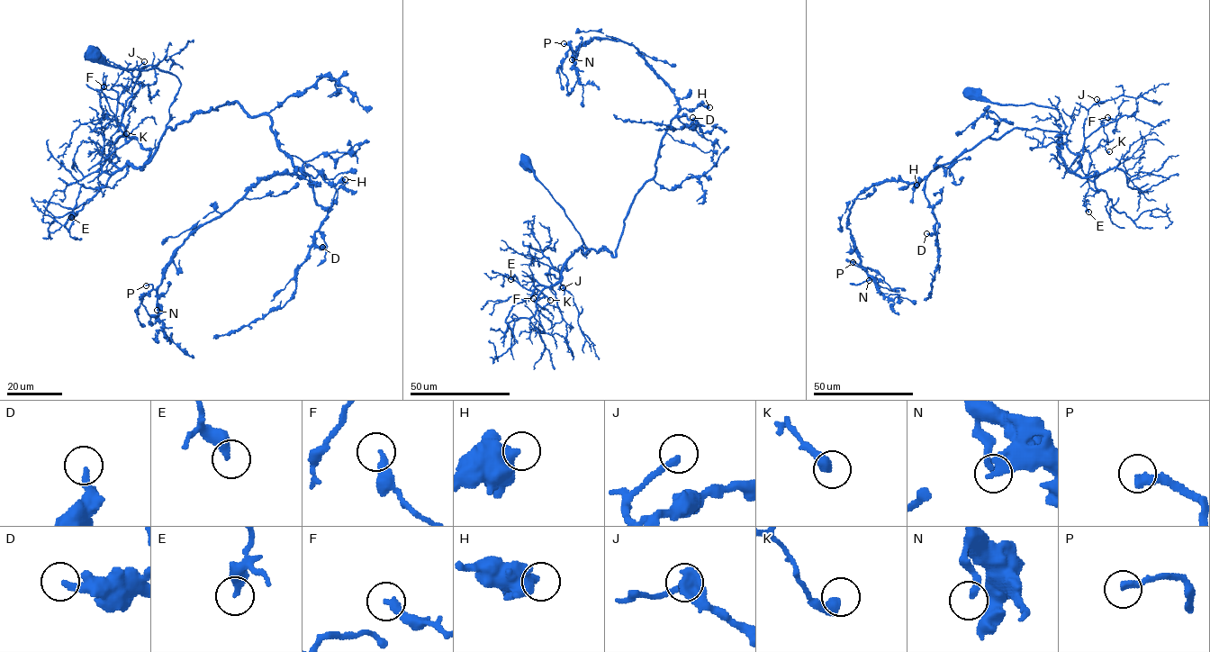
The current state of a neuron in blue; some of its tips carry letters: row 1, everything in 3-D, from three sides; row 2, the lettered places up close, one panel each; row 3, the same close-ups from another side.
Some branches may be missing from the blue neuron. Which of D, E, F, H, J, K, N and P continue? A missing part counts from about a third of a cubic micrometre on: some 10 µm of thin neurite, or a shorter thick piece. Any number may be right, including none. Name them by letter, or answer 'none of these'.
P

